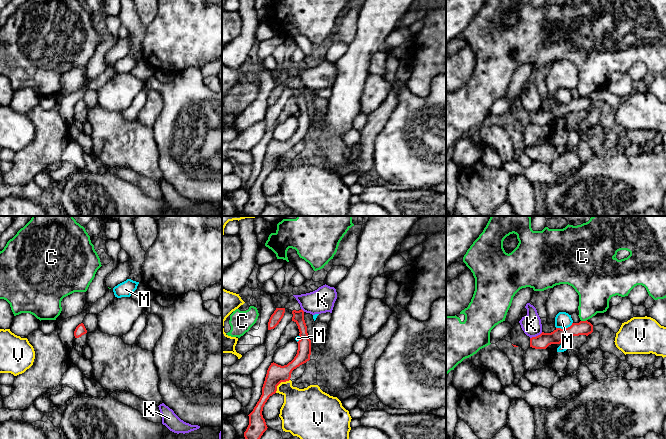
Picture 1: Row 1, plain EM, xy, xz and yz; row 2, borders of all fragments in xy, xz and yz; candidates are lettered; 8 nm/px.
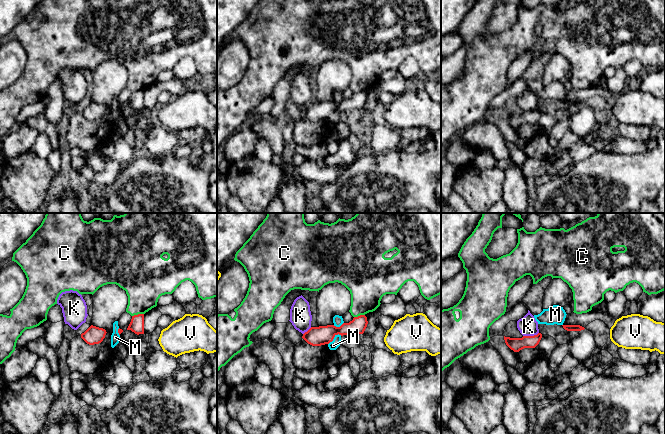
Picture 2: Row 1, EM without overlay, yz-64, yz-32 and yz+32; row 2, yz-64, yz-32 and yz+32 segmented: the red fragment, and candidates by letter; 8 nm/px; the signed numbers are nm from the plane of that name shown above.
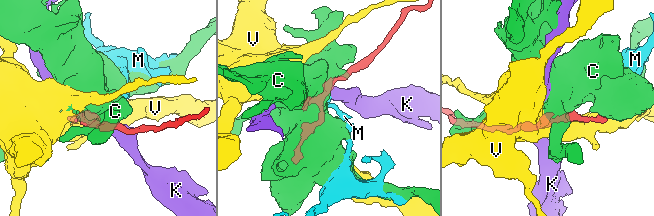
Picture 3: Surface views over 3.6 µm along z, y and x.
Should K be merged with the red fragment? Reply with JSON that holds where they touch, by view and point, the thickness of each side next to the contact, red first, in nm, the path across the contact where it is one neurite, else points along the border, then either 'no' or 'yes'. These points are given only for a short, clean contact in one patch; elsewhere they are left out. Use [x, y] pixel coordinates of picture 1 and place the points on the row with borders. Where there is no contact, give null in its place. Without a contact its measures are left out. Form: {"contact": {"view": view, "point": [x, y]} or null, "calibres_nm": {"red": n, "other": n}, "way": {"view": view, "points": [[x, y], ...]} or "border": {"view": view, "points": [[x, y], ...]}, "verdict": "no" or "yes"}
{"contact": {"view": "yz", "point": [536, 336]}, "calibres_nm": {"red": 120, "other": 160}, "border": {"view": "yz", "points": [[542, 332], [530, 338]]}, "verdict": "no"}

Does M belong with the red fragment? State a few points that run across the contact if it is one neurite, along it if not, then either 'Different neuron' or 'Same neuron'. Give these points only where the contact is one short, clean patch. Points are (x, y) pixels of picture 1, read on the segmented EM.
Line: yz (572, 322), (567, 327), (556, 328). Different neuron

